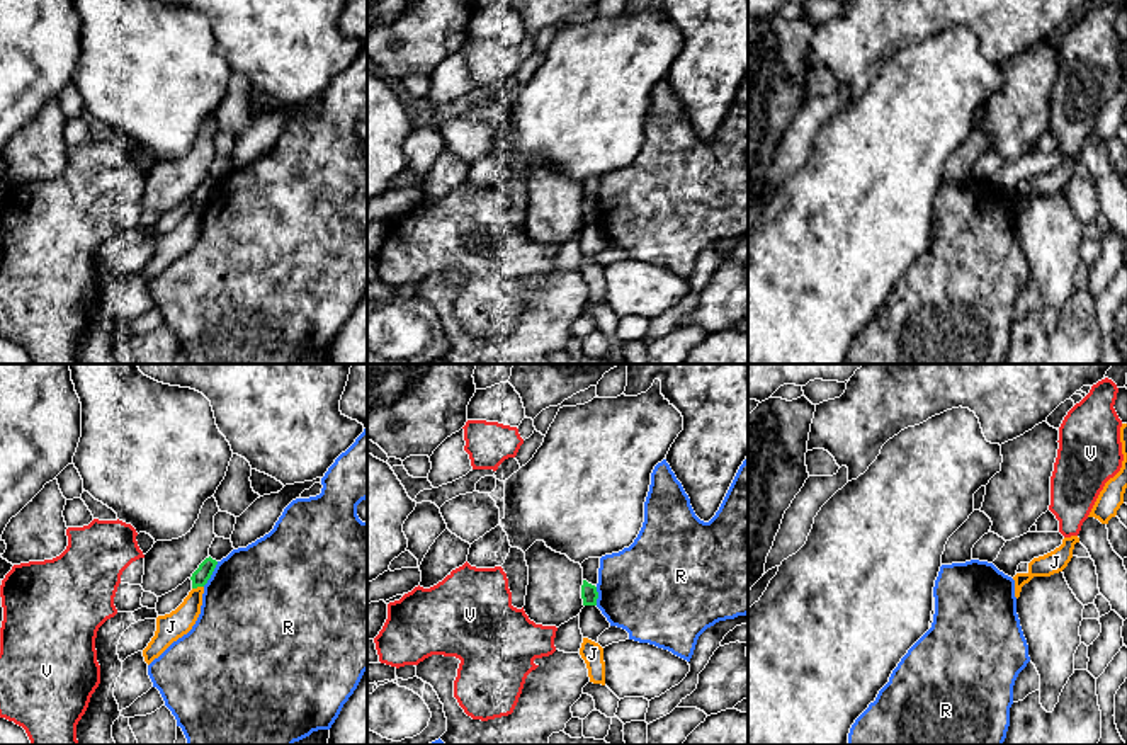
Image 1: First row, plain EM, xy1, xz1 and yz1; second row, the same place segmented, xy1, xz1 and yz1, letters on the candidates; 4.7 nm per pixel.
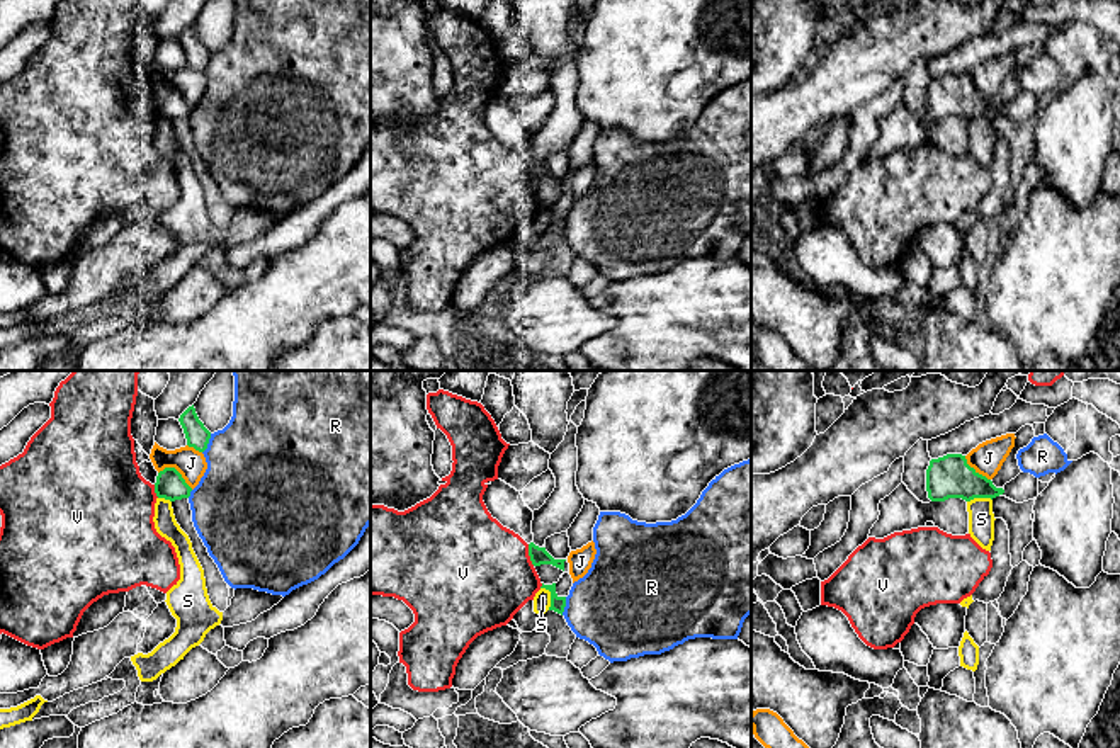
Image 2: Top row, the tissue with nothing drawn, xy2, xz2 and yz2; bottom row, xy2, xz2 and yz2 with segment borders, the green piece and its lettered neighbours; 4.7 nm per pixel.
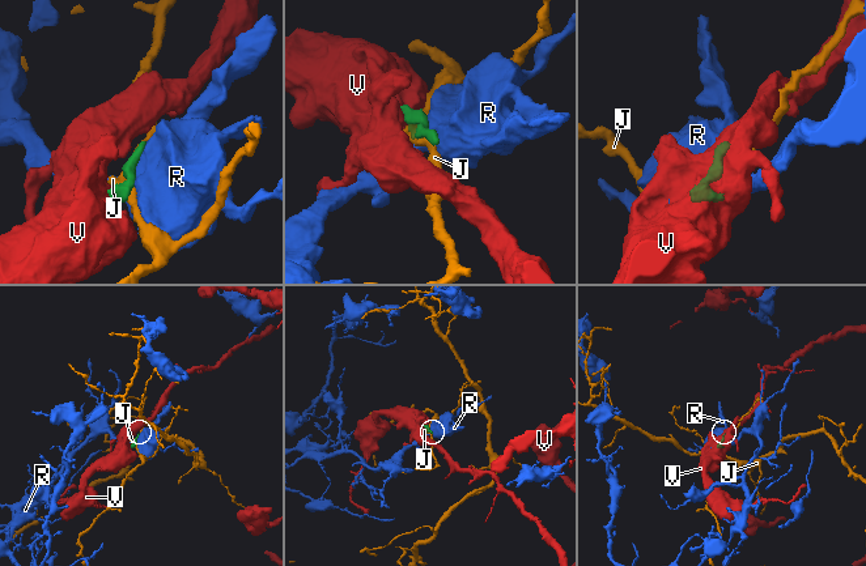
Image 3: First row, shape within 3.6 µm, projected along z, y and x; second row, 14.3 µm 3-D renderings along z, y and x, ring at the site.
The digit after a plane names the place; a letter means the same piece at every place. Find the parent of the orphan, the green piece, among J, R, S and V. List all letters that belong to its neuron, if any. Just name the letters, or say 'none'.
none

